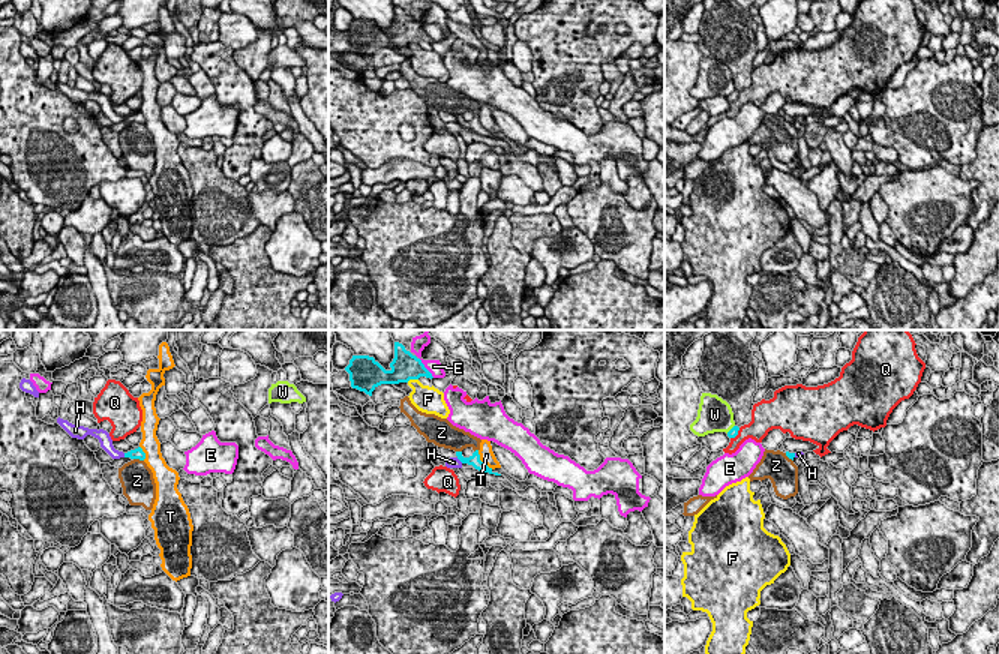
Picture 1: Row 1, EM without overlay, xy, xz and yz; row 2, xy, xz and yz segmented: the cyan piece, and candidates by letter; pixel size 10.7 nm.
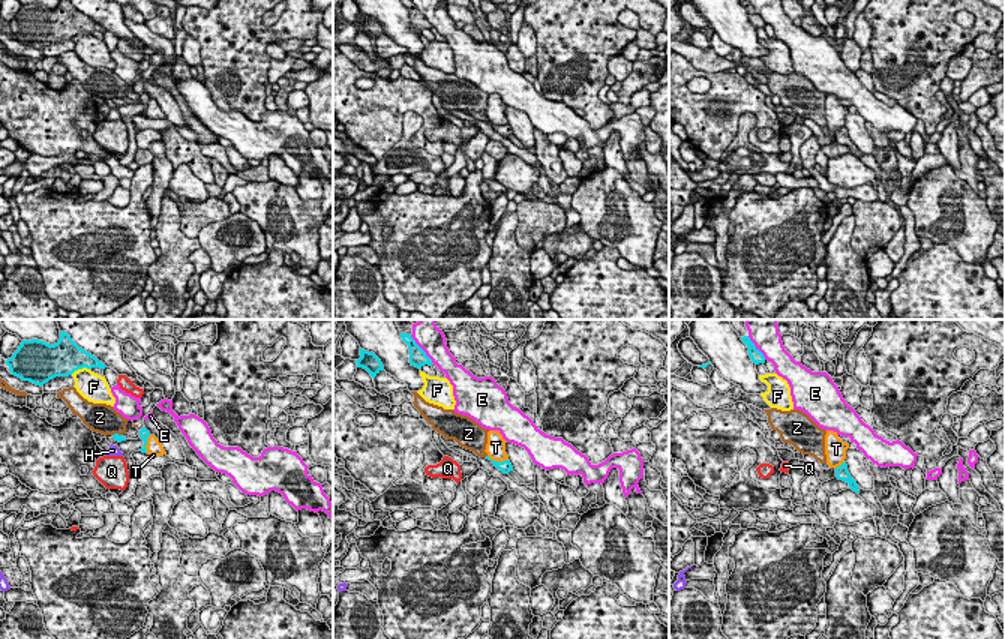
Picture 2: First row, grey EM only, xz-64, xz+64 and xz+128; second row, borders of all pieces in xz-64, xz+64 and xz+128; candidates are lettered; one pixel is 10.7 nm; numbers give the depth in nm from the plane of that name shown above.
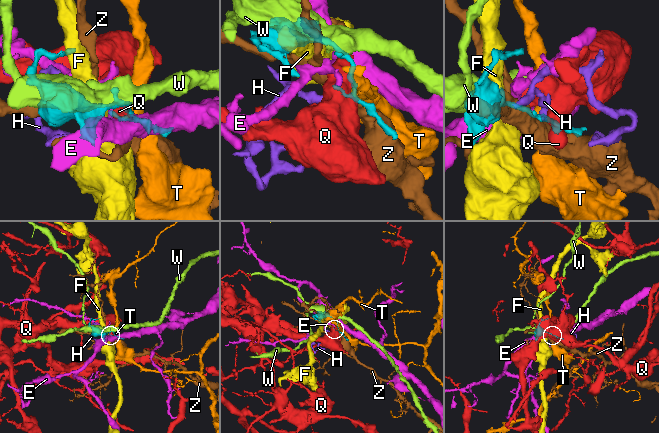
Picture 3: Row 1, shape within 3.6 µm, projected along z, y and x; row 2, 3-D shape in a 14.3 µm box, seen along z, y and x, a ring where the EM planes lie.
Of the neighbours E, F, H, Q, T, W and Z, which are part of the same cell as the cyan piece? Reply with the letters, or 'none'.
none

